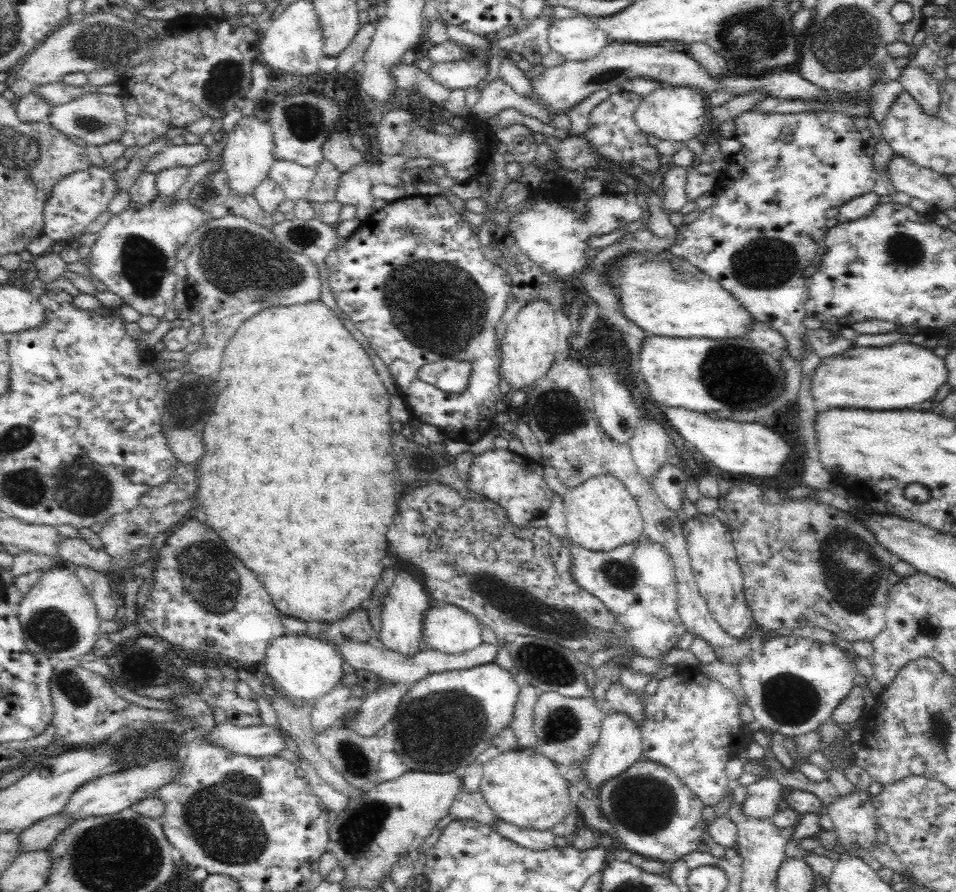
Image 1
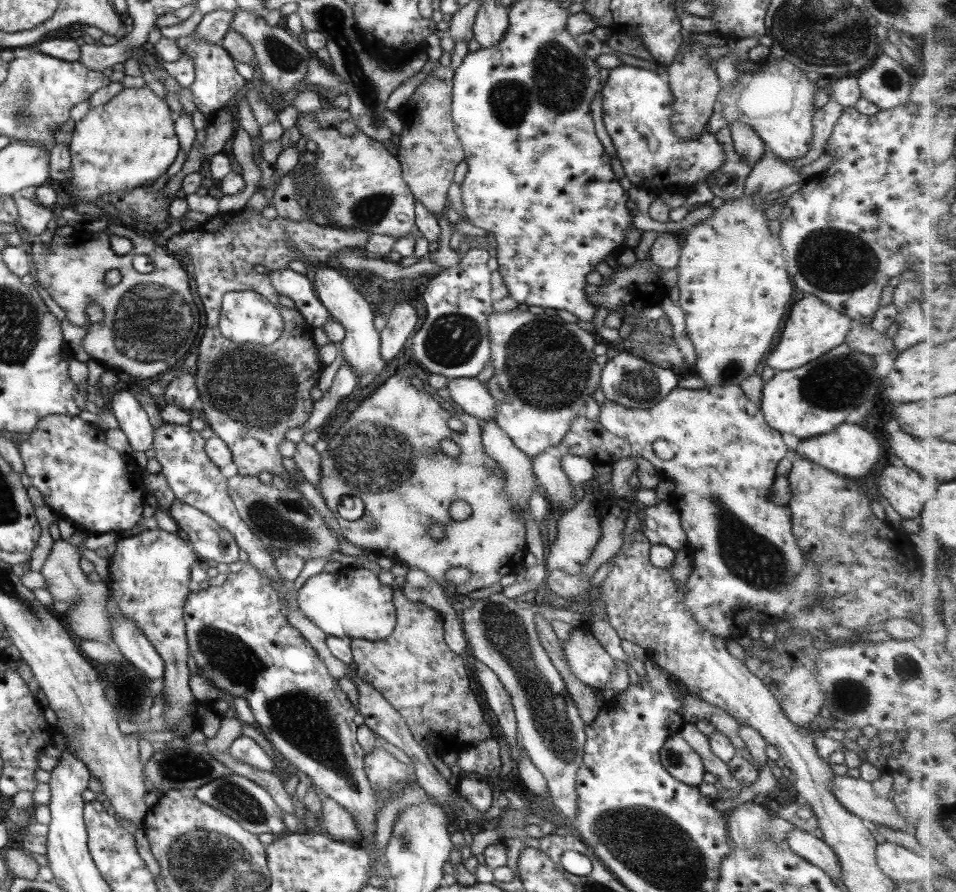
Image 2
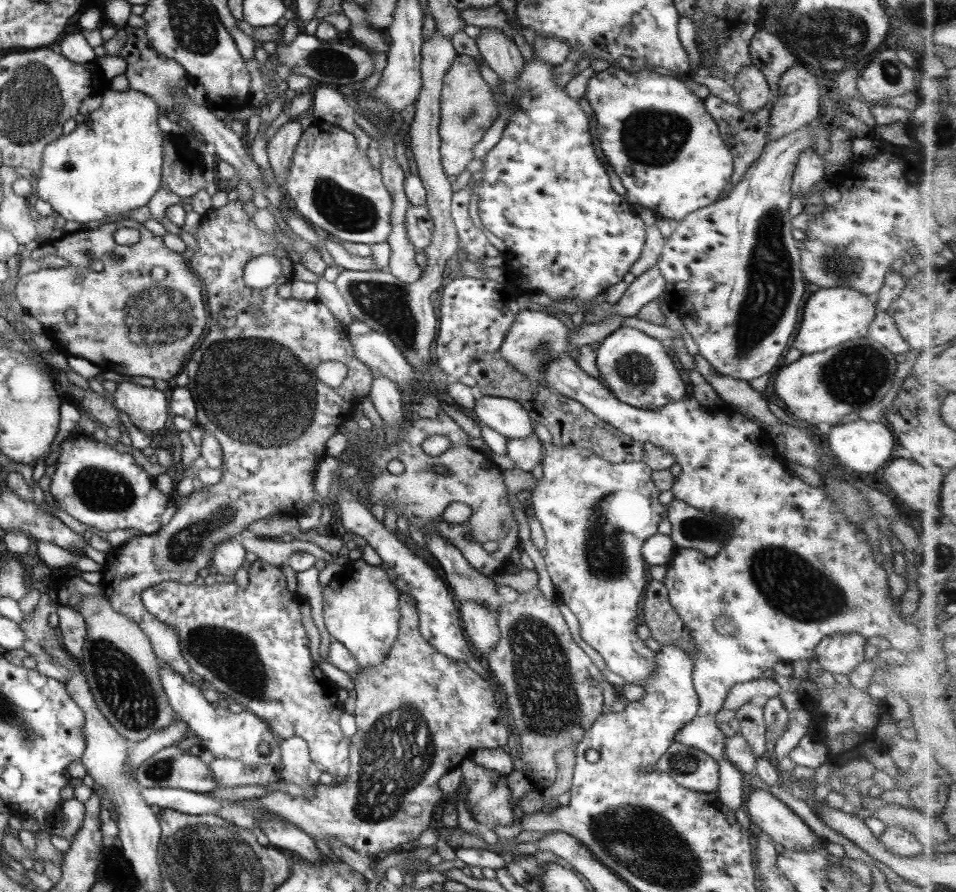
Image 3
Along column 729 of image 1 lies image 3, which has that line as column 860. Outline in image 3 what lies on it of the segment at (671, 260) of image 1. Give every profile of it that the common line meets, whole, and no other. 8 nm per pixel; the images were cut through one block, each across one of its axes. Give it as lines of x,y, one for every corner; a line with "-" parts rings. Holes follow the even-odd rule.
852,287
821,288
816,291
816,294
813,293
805,303
798,336
792,347
796,346
803,355
807,355
824,352
848,340
867,337
868,326
870,322
874,322
876,311
876,302

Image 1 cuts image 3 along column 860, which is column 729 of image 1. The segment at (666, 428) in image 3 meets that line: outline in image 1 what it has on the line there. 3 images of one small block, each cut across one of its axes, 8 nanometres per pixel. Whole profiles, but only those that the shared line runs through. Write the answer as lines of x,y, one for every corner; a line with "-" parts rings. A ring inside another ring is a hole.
698,512
682,525
682,530
699,593
704,597
712,618
732,638
742,638
754,618
743,593
743,574
728,525
714,514
704,515

